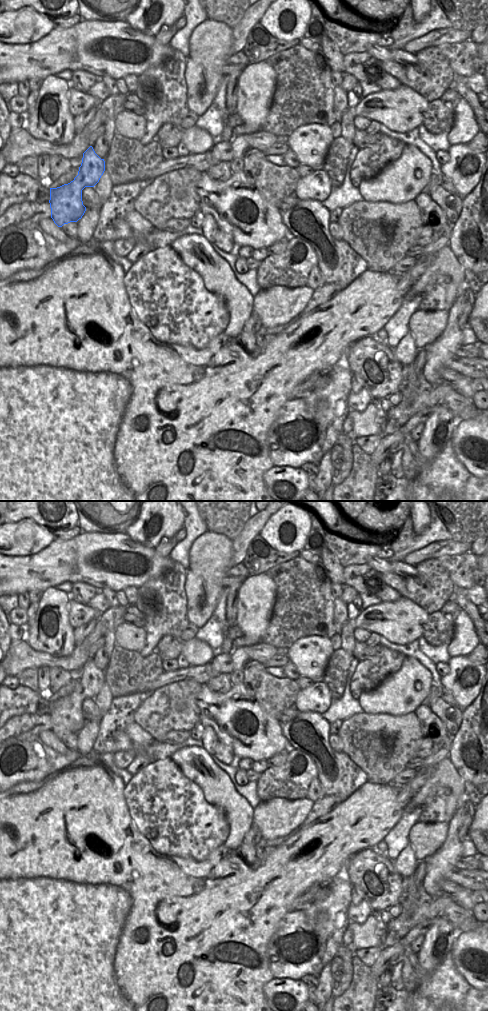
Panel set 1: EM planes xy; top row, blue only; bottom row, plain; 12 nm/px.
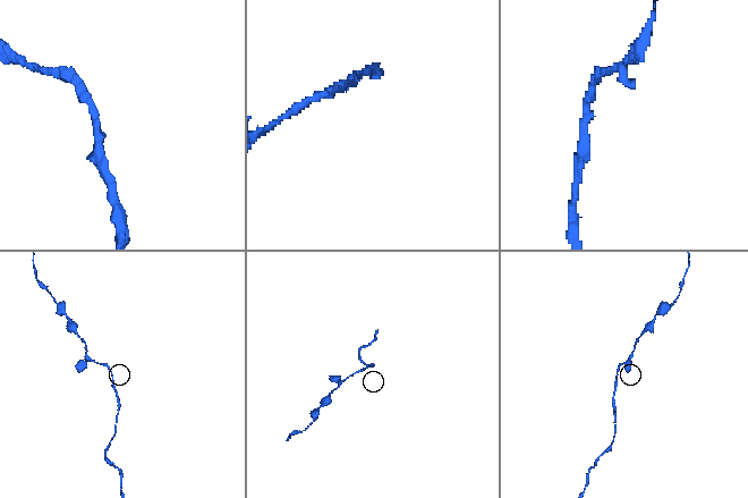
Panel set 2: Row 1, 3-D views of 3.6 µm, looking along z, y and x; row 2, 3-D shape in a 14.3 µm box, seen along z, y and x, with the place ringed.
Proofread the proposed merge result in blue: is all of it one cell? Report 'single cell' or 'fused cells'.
single cell

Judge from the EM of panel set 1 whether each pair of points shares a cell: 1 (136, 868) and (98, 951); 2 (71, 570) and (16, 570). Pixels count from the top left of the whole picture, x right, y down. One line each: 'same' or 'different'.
1: same
2: same

